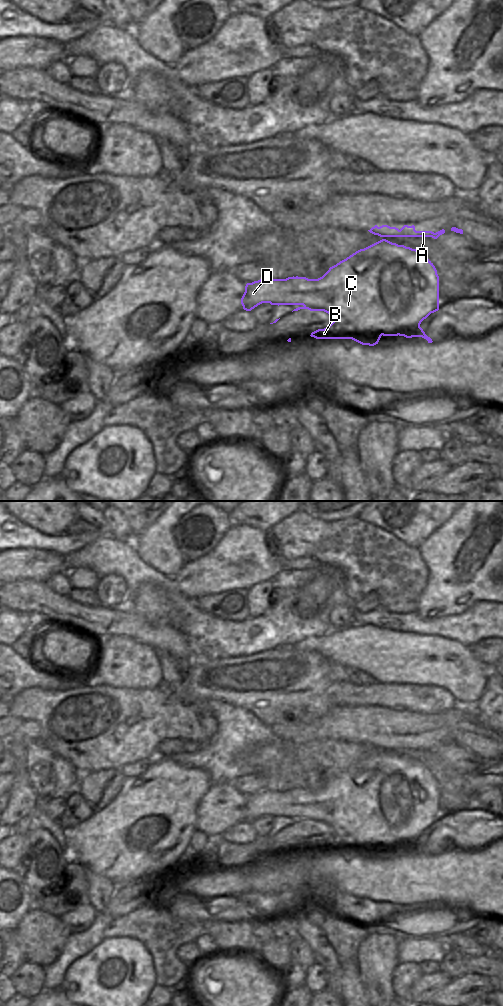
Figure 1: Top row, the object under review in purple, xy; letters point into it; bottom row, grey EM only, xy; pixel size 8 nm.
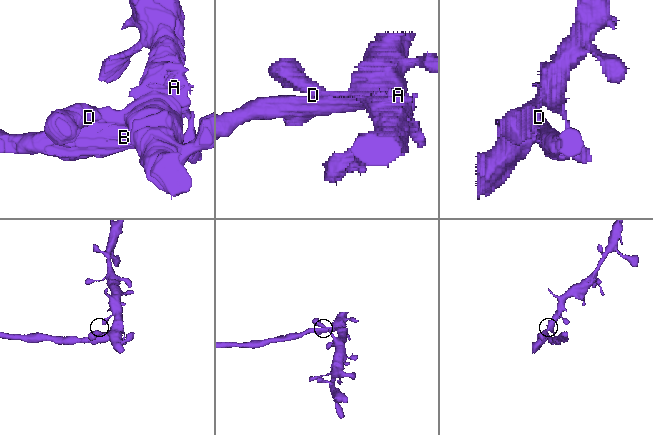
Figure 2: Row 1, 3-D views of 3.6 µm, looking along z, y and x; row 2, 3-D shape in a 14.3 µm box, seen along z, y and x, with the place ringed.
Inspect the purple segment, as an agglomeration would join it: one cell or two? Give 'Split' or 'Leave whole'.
Split.

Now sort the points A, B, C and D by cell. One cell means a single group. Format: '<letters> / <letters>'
A C D / B

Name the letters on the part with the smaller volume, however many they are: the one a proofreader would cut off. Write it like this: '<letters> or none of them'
B.

